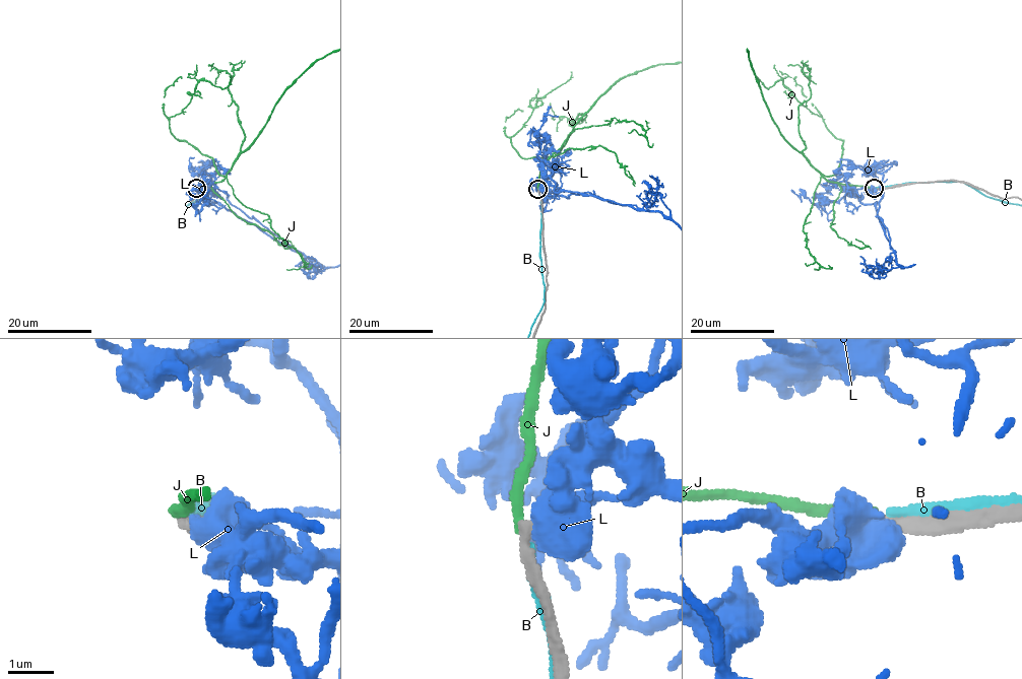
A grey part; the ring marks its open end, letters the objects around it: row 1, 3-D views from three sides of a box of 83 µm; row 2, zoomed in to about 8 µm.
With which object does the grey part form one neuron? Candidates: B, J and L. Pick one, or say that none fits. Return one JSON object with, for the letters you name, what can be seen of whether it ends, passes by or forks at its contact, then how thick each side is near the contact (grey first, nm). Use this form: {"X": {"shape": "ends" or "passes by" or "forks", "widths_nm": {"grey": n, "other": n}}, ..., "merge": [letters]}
{"merge": []}

